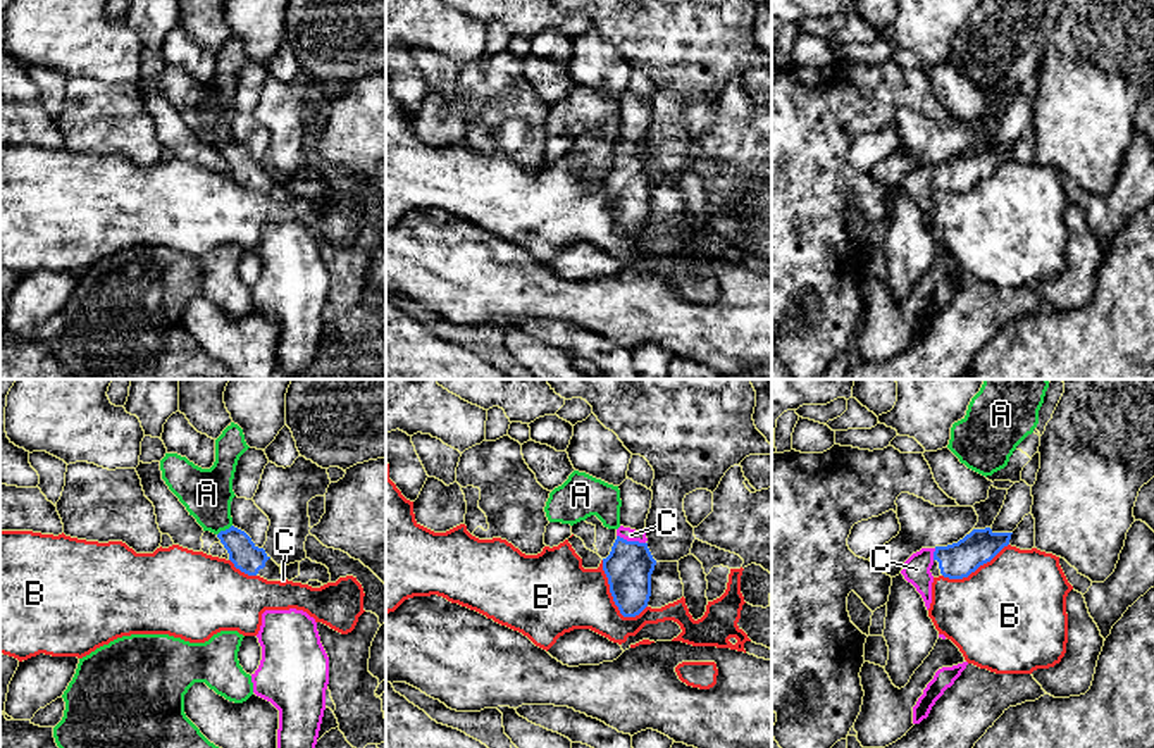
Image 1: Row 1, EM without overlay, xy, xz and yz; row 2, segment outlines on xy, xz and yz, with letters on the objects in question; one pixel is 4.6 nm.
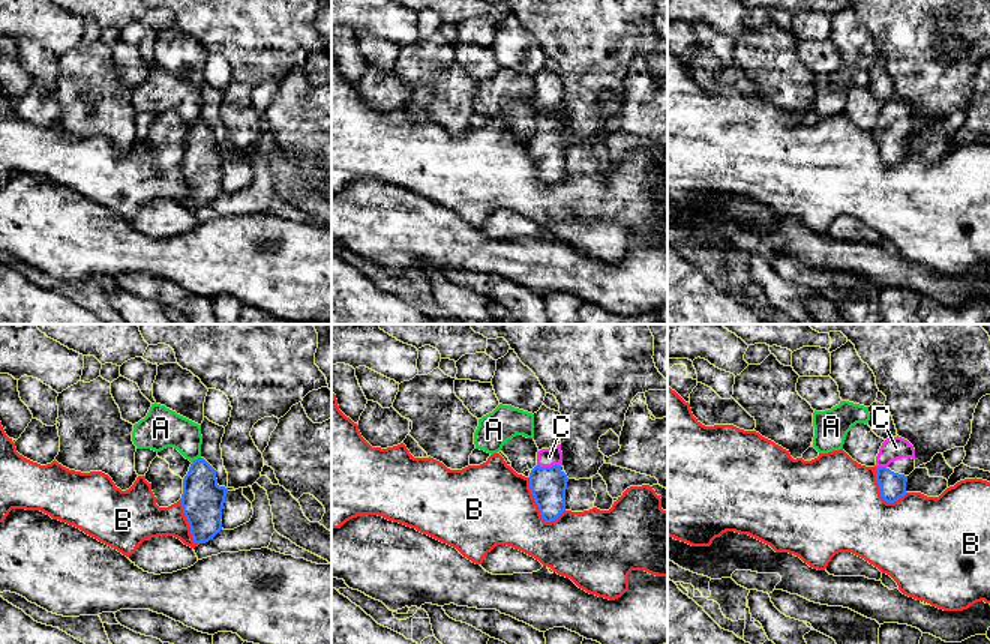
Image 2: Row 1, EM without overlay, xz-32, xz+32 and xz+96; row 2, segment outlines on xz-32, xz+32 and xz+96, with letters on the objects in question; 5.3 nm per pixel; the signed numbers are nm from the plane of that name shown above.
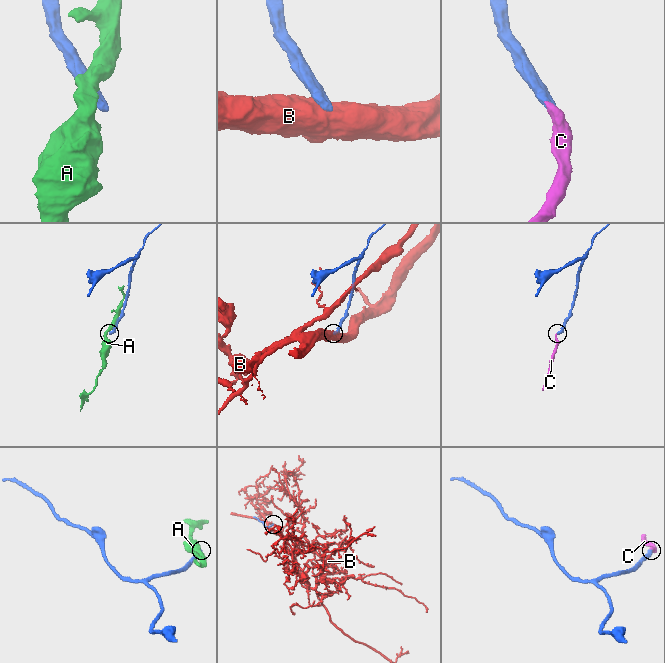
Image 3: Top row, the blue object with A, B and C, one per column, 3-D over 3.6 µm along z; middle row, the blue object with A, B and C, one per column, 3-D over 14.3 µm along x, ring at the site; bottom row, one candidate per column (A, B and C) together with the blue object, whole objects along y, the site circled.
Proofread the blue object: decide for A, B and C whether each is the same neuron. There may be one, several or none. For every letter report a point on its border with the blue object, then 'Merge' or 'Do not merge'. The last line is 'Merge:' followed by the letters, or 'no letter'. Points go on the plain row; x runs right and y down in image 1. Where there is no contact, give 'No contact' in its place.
A: Touches blue at xy (226, 143). Do not merge
B: Touches blue at xz (612, 209). Do not merge
C: Touches blue at xz (631, 155). Merge
Merge: C

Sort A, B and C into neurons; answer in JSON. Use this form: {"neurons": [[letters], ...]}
{"neurons": [["A"], ["B"], ["C"]]}

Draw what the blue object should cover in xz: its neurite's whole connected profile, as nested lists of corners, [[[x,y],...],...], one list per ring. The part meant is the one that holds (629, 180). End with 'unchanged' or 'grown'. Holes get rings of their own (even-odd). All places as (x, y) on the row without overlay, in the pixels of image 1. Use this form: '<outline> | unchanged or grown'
[[[620,140],[611,165],[603,172],[610,207],[624,231],[639,229],[651,210],[656,174],[648,162],[646,145]]] | grown

